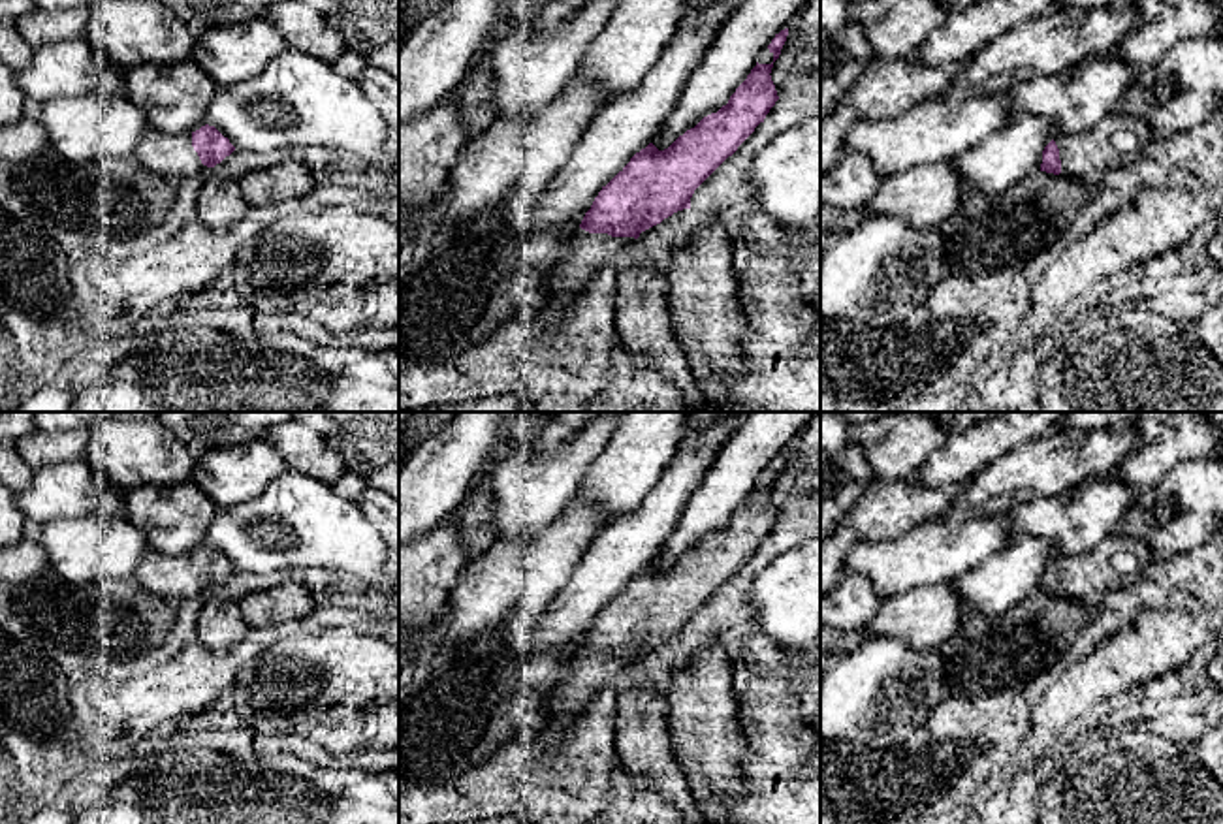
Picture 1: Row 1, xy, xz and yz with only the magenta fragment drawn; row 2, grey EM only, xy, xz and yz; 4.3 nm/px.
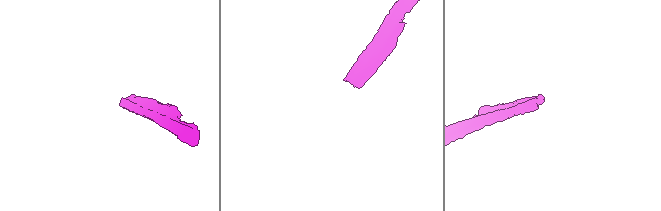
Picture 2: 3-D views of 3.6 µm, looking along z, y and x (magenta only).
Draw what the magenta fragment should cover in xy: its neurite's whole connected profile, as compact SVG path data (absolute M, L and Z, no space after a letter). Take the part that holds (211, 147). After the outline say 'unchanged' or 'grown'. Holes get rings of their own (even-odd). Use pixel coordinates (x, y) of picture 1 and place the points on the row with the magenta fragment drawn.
M209 124L181 134L166 134L149 126L132 158L149 171L177 182L213 171L233 151L230 139Z; grown

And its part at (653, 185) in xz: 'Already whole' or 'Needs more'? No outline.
Needs more

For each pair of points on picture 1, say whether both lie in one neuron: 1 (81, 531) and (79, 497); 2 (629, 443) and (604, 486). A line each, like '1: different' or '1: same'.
1: different
2: same

